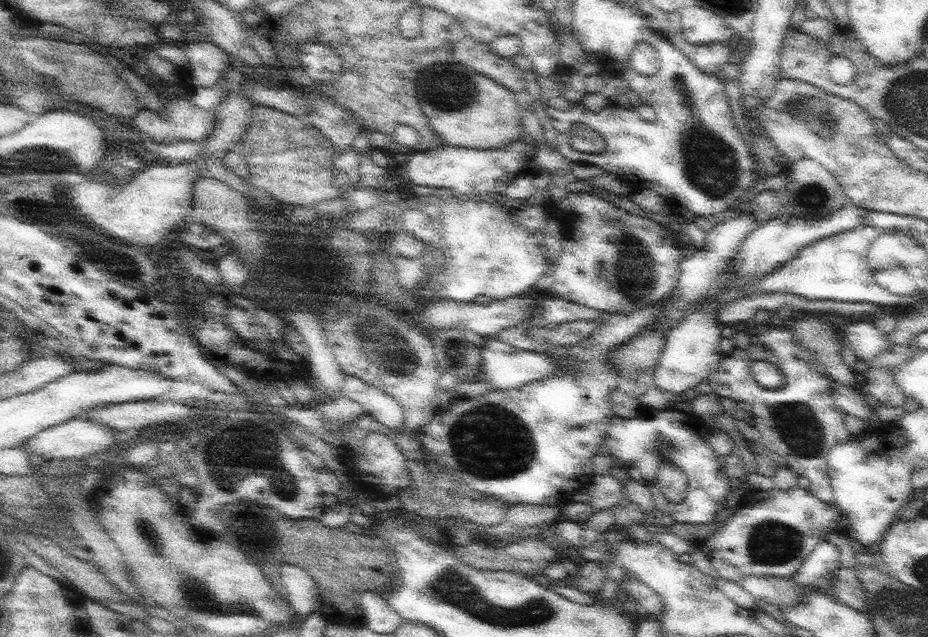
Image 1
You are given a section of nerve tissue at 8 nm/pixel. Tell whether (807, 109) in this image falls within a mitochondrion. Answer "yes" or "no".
yes

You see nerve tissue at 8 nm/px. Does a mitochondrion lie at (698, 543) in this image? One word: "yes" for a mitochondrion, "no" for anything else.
no

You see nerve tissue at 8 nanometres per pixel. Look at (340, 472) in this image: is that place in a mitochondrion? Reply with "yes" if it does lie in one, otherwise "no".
no

